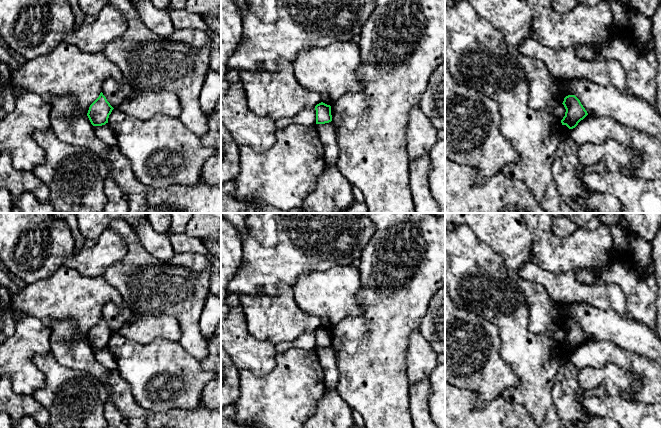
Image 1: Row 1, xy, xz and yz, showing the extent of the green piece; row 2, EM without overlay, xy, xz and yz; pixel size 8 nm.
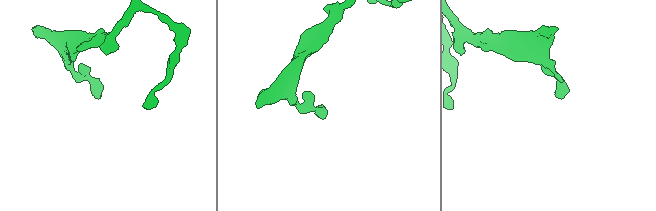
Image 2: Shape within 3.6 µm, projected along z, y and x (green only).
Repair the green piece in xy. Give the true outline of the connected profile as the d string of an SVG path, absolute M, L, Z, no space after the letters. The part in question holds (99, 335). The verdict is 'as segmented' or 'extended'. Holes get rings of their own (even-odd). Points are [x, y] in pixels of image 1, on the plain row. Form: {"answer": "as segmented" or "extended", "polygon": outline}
{"answer": "as segmented", "polygon": "M101 316L99 321L90 329L87 340L93 350L102 350L108 347L109 339L113 333Z"}

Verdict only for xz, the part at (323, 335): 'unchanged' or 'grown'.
unchanged

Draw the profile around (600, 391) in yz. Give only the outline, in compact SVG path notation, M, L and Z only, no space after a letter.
M600 386L598 388L590 390L583 390L579 388L576 393L576 399L581 403L581 400L584 397L590 397L590 396L603 397L605 395L606 395L606 388L604 386Z

